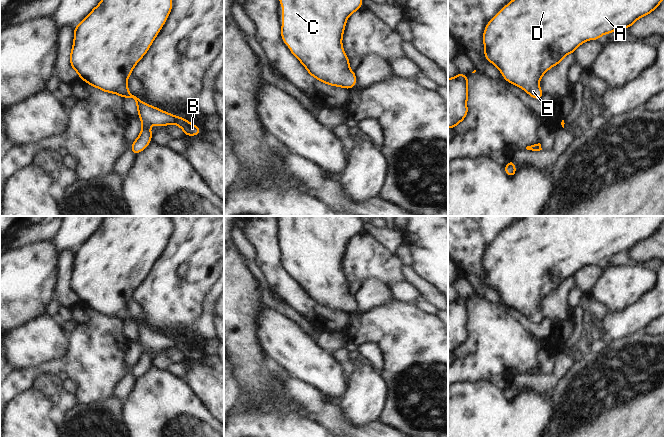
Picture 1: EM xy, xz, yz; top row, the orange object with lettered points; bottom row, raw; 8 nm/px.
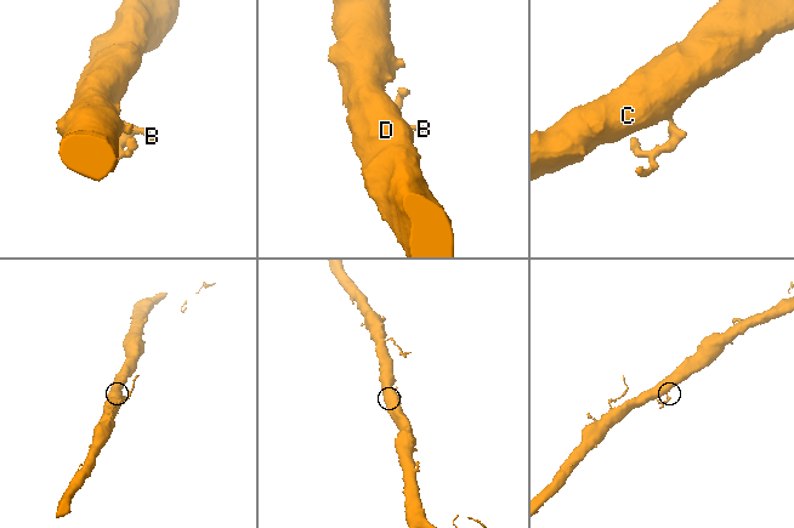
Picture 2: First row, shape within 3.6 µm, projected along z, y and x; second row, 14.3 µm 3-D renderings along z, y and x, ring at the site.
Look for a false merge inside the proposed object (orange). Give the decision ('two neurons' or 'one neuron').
one neuron

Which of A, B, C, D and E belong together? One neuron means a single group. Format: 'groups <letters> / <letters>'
groups A B C D E

